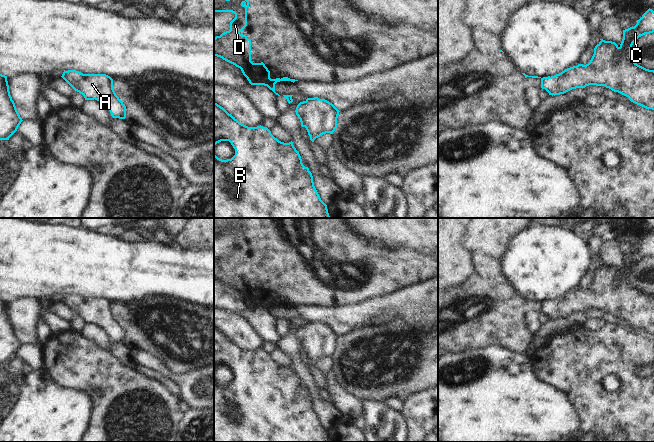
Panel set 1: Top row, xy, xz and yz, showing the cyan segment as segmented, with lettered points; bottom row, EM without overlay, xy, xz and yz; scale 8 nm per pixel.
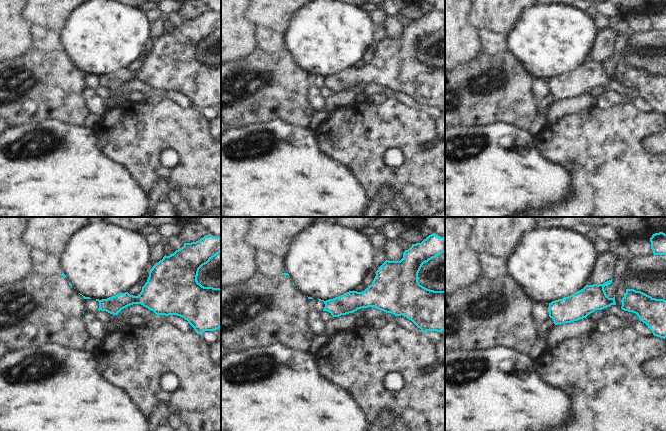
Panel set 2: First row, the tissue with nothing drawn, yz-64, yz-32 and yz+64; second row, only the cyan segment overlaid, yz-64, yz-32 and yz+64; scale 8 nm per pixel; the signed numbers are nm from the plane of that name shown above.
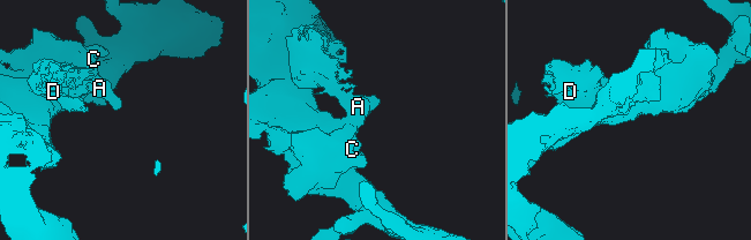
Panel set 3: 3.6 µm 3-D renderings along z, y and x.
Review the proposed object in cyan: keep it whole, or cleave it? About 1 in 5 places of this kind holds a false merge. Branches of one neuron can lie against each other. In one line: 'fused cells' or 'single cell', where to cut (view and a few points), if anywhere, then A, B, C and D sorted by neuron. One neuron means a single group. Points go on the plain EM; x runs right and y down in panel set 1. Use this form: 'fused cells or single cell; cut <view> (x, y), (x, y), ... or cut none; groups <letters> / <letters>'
single cell; cut none; groups A B C D

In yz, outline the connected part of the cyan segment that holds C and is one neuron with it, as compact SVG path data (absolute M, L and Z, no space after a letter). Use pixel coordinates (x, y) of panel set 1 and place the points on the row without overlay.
M648 233L642 241L636 245L637 248L634 251L630 251L628 253L623 254L623 263L621 268L618 270L615 266L601 264L594 272L594 278L590 284L590 286L586 289L578 288L577 290L573 290L565 293L559 298L548 301L538 301L538 300L528 300L525 297L522 297L525 302L540 302L541 303L541 312L545 313L549 319L560 319L564 318L572 313L576 312L585 312L589 309L596 310L605 310L606 312L611 313L614 316L618 316L626 321L629 324L637 329L640 329L646 333L654 334L654 294L646 293L632 284L631 281L631 272L633 267L641 260L645 258L650 258L654 256L654 235L652 233Z

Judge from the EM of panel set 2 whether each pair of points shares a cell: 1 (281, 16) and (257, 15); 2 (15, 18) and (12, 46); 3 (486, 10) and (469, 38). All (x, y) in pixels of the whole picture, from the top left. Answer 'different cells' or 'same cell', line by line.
1: same cell
2: same cell
3: different cells

